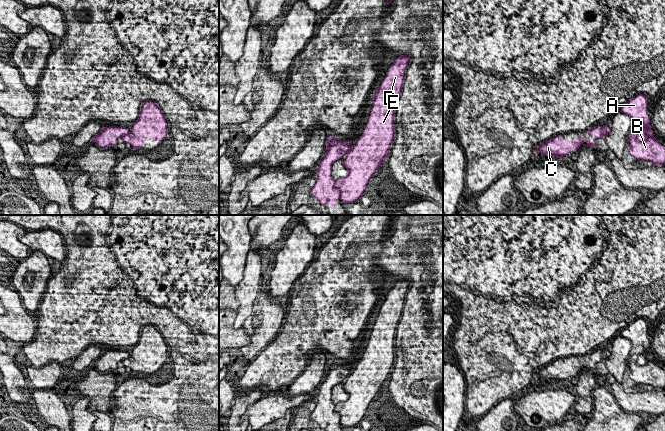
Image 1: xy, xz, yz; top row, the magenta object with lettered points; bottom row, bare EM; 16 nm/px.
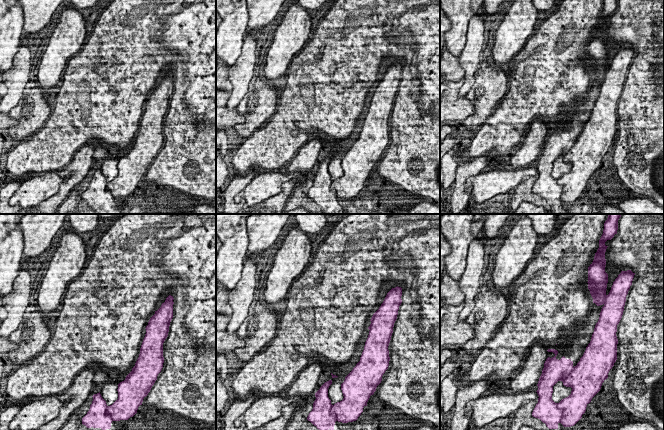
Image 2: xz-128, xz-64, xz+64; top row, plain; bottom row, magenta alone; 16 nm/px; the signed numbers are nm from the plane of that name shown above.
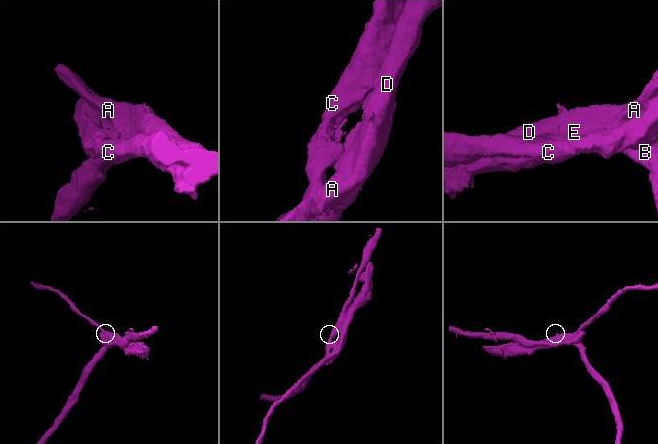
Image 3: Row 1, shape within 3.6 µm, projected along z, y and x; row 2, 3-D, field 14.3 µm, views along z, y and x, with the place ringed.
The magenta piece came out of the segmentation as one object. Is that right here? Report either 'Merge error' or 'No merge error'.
Merge error

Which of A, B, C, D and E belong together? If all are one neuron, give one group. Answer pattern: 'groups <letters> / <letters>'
groups A B D E / C

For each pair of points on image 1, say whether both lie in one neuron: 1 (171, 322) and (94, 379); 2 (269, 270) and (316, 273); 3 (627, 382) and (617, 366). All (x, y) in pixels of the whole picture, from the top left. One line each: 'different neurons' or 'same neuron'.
1: different neurons
2: different neurons
3: different neurons

